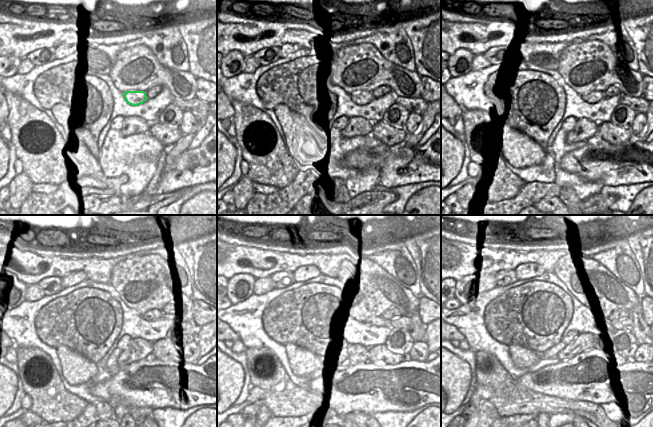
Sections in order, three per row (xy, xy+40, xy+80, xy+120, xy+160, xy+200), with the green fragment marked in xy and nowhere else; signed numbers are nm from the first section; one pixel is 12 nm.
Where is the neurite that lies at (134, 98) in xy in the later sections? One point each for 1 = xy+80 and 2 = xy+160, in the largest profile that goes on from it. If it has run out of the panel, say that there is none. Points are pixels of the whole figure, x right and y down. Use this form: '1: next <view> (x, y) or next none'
1: next xy+80 (592, 97)
2: next xy+160 (378, 321)

